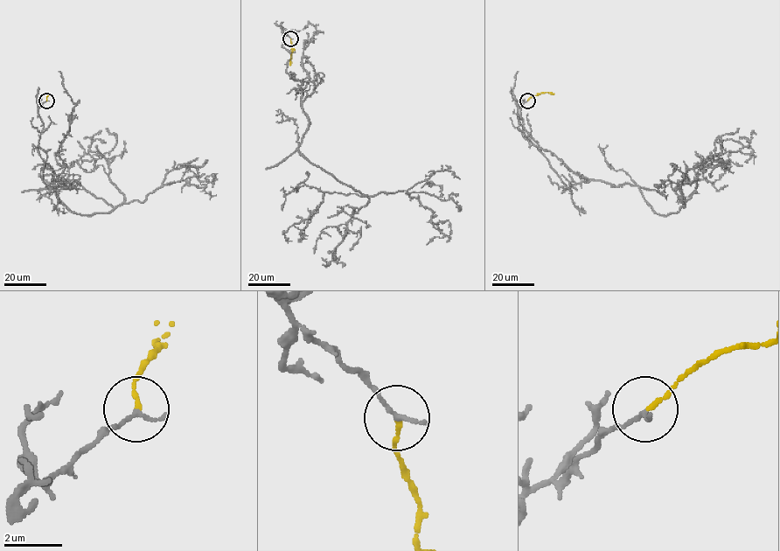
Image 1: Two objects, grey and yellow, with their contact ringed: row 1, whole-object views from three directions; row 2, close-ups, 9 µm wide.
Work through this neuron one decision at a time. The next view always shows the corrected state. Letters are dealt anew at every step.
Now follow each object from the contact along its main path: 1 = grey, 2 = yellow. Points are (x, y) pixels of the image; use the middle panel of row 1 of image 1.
1: (290, 38), (282, 28), (287, 72), (315, 85), (299, 151), (364, 195), (415, 198), (443, 234), (426, 245)
2: (290, 38), (289, 65)

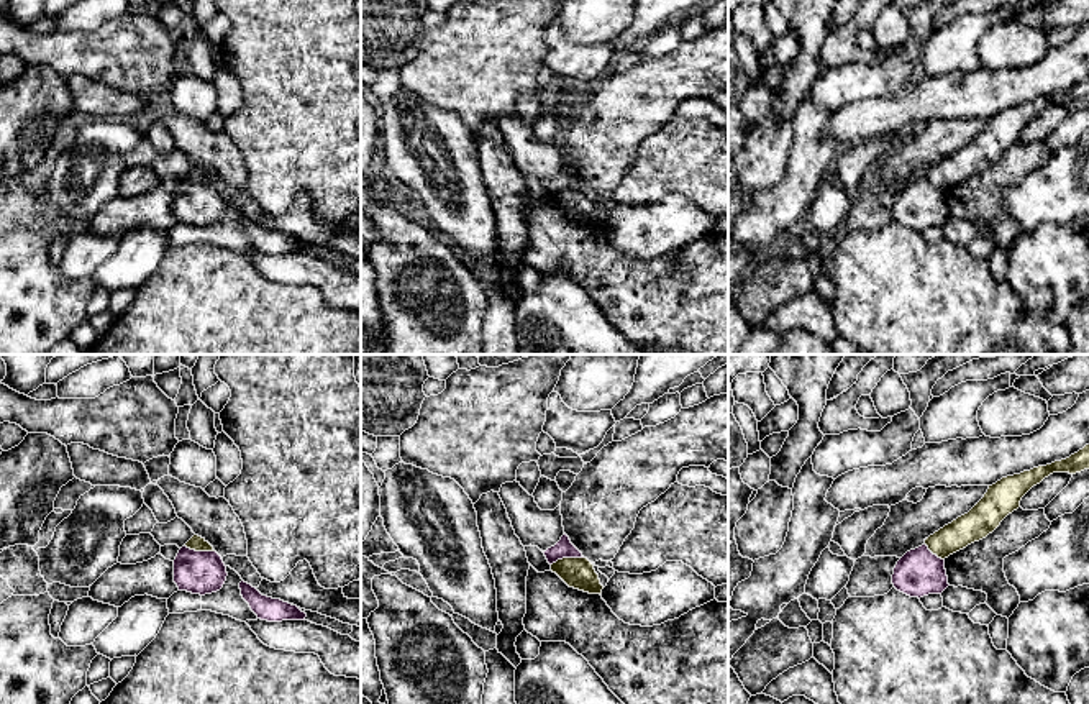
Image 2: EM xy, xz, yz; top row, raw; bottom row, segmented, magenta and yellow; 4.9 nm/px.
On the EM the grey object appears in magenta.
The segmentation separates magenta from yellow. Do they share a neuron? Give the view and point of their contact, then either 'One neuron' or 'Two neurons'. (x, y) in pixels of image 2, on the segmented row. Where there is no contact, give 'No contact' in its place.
Touches magenta at xz (566, 557). Two neurons

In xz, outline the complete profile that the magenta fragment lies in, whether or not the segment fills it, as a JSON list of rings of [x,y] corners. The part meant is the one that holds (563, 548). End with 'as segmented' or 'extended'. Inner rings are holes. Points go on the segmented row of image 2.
[[[566,533],[561,537],[561,540],[554,546],[548,548],[543,553],[549,565],[563,558],[584,558],[582,553],[571,543]]] | as segmented

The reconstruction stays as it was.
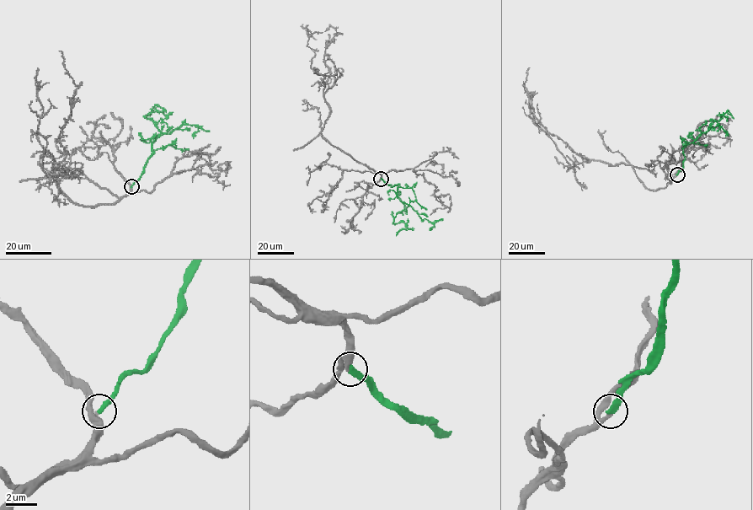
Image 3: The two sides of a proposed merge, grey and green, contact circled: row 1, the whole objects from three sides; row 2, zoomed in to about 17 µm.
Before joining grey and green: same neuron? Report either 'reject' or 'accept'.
accept

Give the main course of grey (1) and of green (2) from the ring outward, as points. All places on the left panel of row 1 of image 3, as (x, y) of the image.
1: (130, 186), (113, 203), (83, 206), (55, 174), (73, 173), (56, 179), (41, 168), (37, 68)
2: (130, 186), (138, 180), (152, 152), (152, 142), (161, 133), (146, 115), (162, 110), (155, 105), (150, 115)

